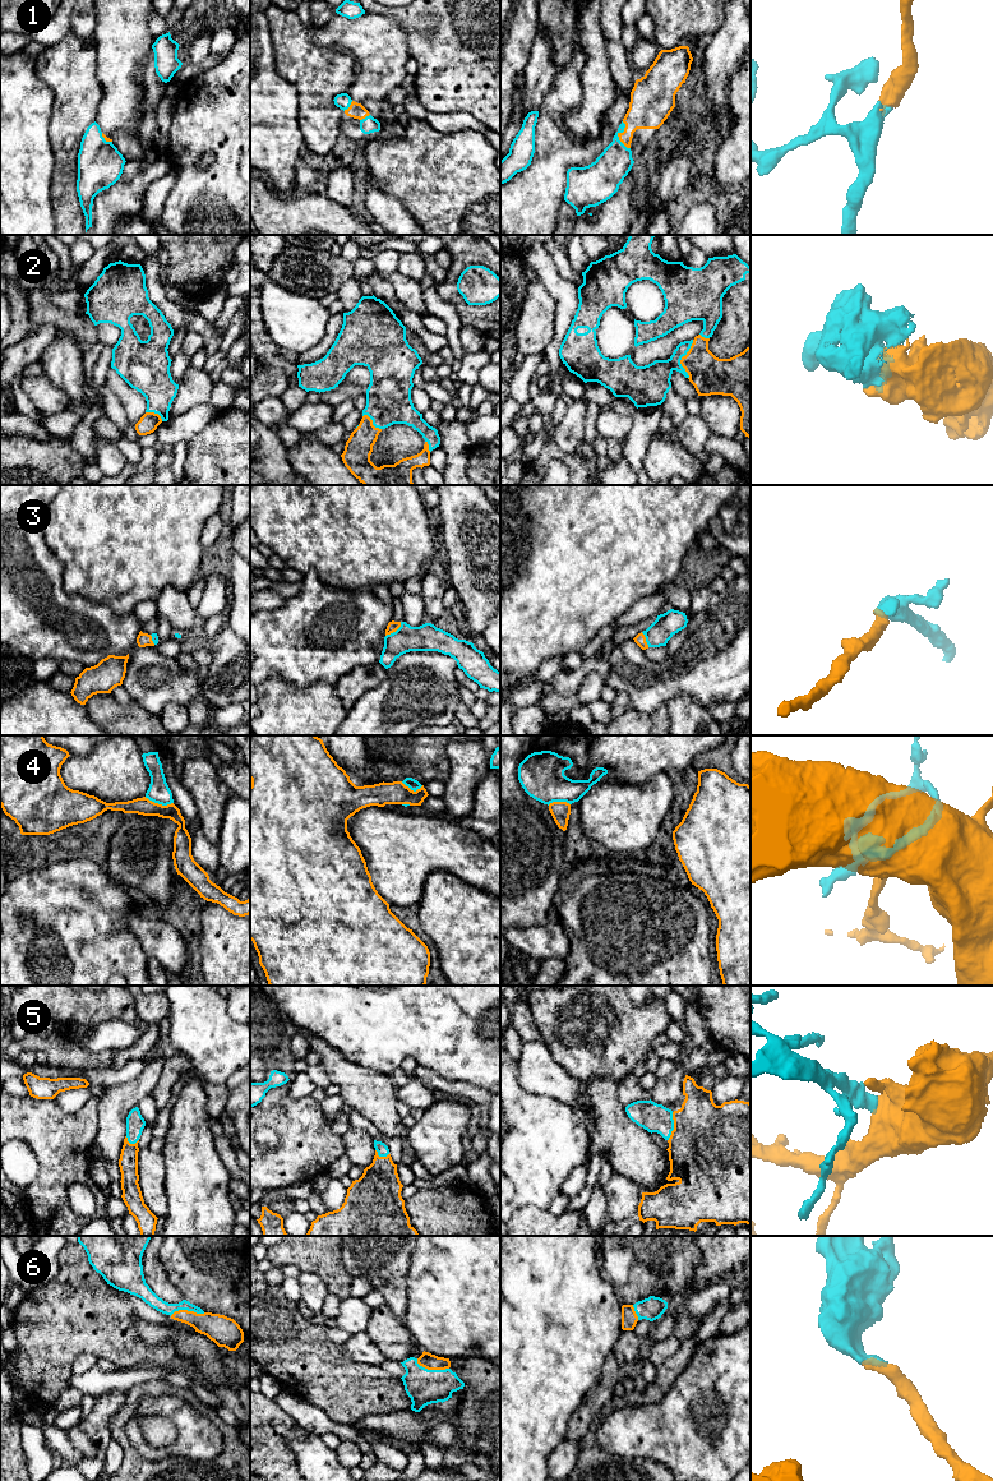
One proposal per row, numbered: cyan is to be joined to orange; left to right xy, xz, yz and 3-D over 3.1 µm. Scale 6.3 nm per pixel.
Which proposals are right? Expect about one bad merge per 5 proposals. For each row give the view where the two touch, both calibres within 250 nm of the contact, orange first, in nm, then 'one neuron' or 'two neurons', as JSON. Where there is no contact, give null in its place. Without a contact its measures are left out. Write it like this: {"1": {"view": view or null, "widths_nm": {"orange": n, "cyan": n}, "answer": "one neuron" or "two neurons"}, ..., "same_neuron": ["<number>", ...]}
{"1": {"view": "yz", "widths_nm": {"orange": 240, "cyan": 220}, "answer": "one neuron"}, "2": {"view": "yz", "widths_nm": {"orange": 240, "cyan": 240}, "answer": "one neuron"}, "3": {"view": "xz", "widths_nm": {"orange": 70, "cyan": 170}, "answer": "one neuron"}, "4": {"view": "xy", "widths_nm": {"orange": 110, "cyan": 140}, "answer": "two neurons"}, "5": {"view": "yz", "widths_nm": {"orange": 500, "cyan": 180}, "answer": "one neuron"}, "6": {"view": "xz", "widths_nm": {"orange": 100, "cyan": 220}, "answer": "one neuron"}, "same_neuron": ["1", "2", "3", "5", "6"]}

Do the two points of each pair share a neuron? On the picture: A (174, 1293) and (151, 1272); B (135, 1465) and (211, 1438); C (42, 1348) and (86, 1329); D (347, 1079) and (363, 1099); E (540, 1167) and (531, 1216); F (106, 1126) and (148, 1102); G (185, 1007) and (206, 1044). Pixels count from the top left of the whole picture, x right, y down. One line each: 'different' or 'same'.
A: same
B: different
C: same
D: same
E: different
F: different
G: same

